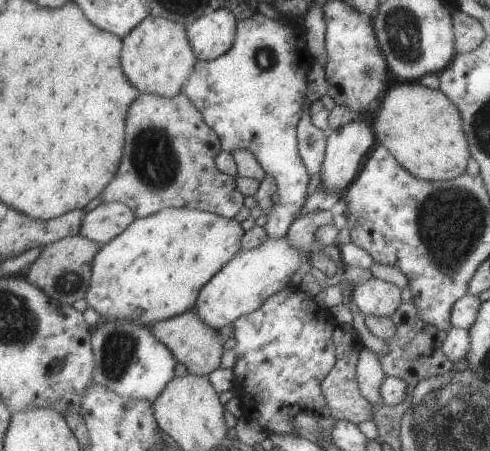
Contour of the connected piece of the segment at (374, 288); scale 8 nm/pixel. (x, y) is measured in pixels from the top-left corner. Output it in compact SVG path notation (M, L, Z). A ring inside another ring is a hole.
M371 277L362 285L352 288L351 299L365 315L392 317L403 304L401 290L396 284Z

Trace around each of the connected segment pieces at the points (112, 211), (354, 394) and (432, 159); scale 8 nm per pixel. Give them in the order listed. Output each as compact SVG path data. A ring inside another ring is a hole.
M116 201L100 204L84 216L79 234L93 242L106 245L122 234L136 218L126 204Z
M336 323L332 340L335 346L336 364L320 384L322 396L324 396L328 410L330 410L330 416L336 420L346 420L356 425L361 422L372 421L373 406L360 394L357 380L357 366L360 350L363 349L363 342L358 337L358 332L354 326L339 323Z
M420 83L394 84L379 104L374 135L407 172L426 181L448 181L462 176L470 164L470 142L460 110L440 90Z

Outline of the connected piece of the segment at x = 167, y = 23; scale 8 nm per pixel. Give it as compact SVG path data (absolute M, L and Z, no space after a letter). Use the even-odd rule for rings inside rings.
M149 15L123 39L122 71L140 93L167 98L181 94L182 86L188 81L197 60L186 26L163 17Z

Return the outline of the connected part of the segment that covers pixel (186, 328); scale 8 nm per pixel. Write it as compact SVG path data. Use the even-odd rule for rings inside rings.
M193 311L184 312L156 322L150 326L152 334L164 344L168 346L168 350L172 352L177 362L182 363L189 374L196 374L197 376L209 376L220 367L221 357L224 352L224 340L222 340L219 331L208 326L206 322L202 322L202 318L198 318L198 314Z

